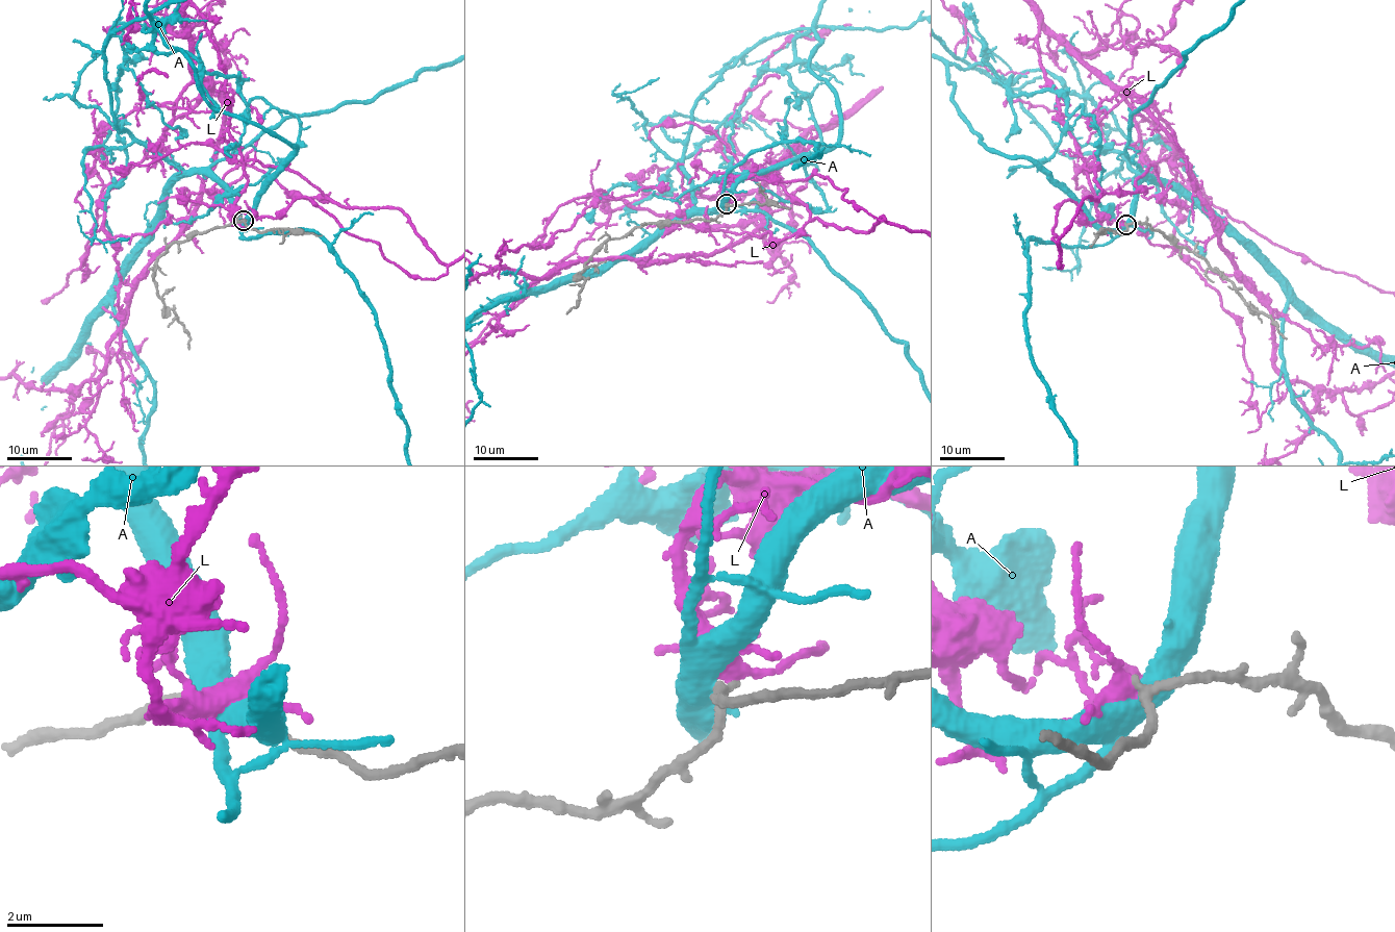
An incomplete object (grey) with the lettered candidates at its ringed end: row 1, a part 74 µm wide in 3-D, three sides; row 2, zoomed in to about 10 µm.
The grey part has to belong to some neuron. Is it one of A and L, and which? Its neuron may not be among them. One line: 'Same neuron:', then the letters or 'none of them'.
Same neuron: L

